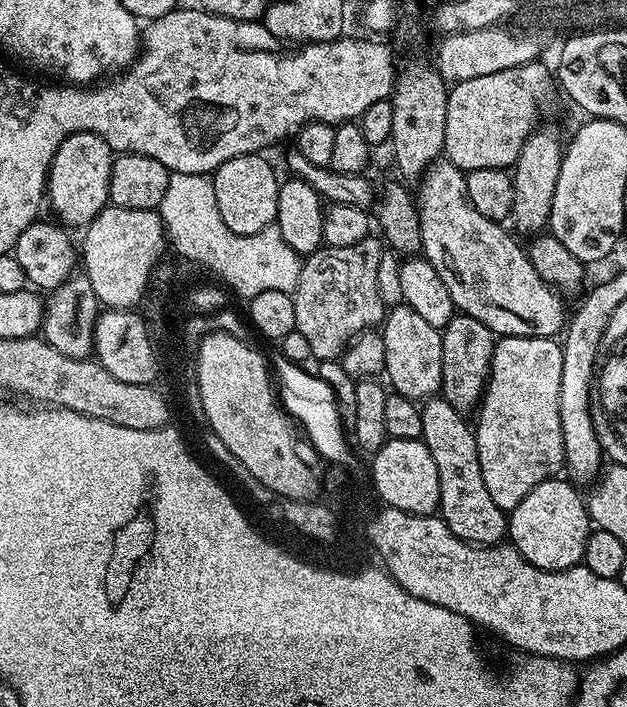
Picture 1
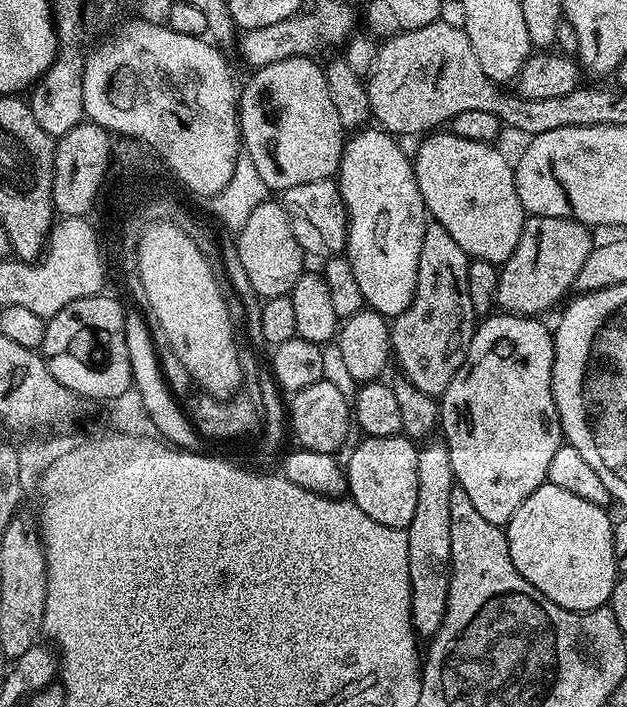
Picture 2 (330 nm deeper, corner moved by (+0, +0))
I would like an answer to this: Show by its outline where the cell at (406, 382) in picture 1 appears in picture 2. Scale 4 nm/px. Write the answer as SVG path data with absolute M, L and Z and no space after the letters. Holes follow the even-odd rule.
M432 438L418 451L418 506L414 506L414 518L407 526L408 545L406 558L410 562L410 608L412 629L420 638L431 638L444 625L446 602L450 590L452 555L450 554L450 494L458 487L454 466L450 466L450 450L443 439Z

